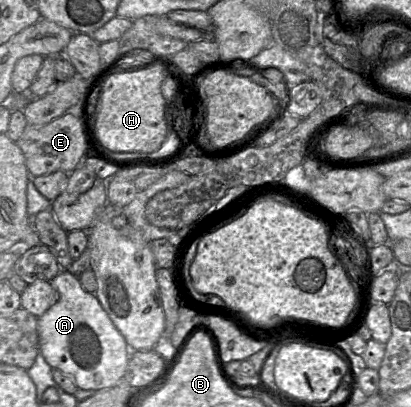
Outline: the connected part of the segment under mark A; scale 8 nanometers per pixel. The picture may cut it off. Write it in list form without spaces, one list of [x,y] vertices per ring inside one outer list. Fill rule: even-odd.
[[[62,270],[52,281],[59,300],[38,318],[39,352],[53,368],[70,375],[80,389],[99,391],[116,386],[124,377],[131,354],[124,336],[102,307],[95,293],[87,292],[79,277]]]

